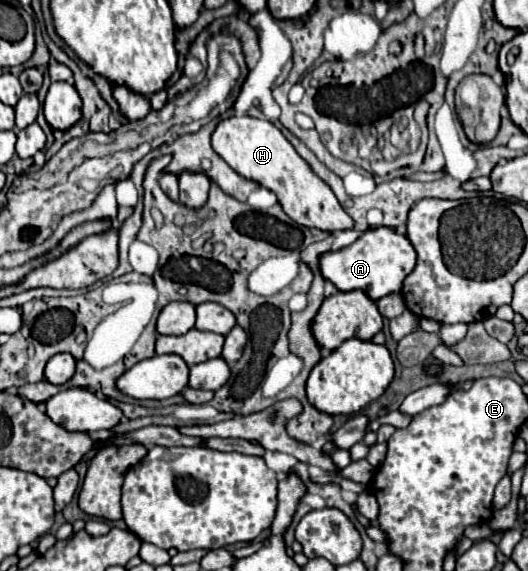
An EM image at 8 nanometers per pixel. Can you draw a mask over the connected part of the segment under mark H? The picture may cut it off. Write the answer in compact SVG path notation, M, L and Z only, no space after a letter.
M247 114L221 120L211 136L211 144L213 150L237 174L255 180L263 188L271 190L283 206L285 214L293 218L293 222L307 228L319 228L325 232L353 228L351 216L343 210L333 190L309 168L309 164L297 154L297 150L289 144L281 130L275 128L269 120L251 118Z

